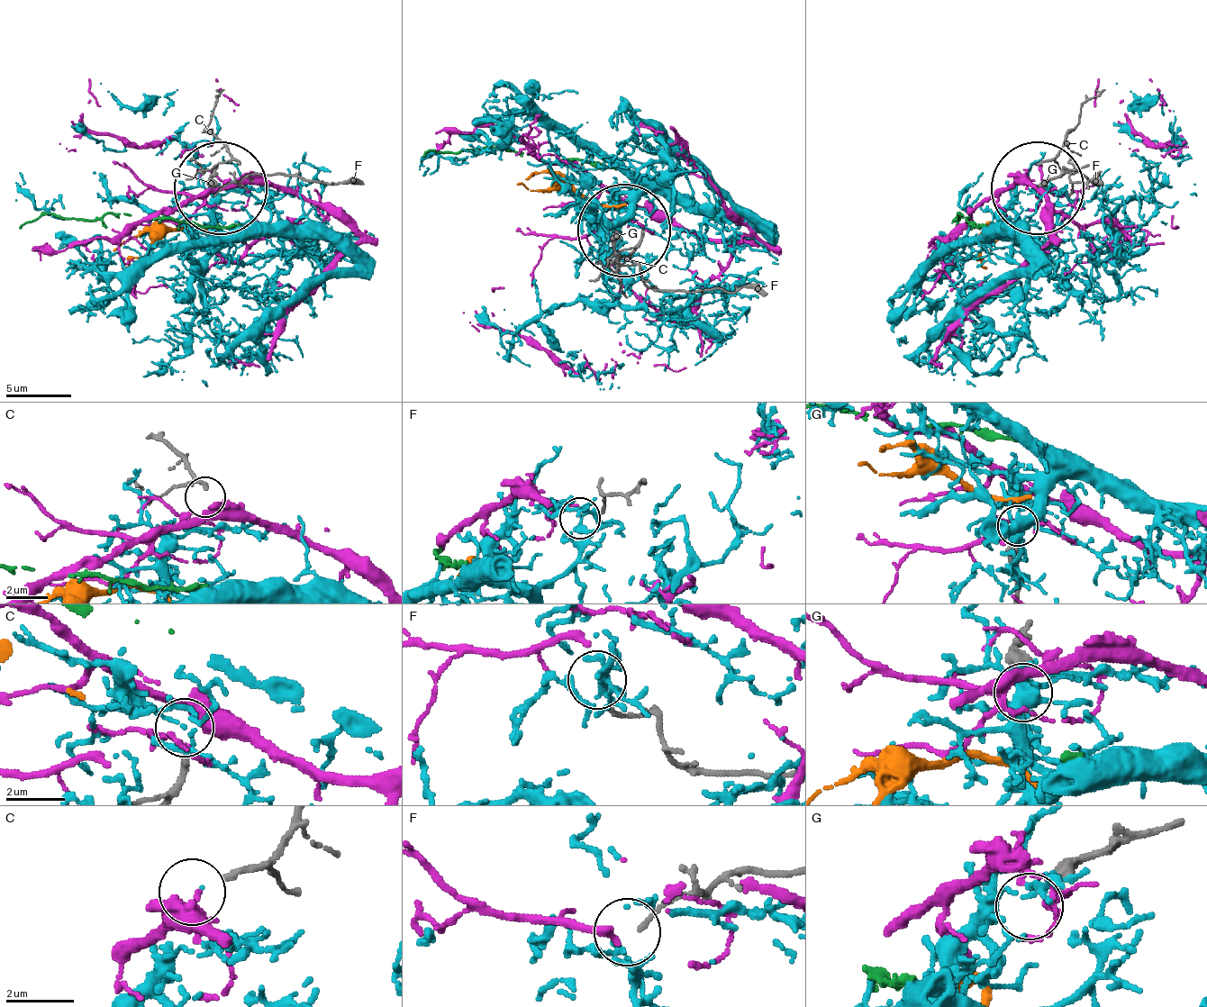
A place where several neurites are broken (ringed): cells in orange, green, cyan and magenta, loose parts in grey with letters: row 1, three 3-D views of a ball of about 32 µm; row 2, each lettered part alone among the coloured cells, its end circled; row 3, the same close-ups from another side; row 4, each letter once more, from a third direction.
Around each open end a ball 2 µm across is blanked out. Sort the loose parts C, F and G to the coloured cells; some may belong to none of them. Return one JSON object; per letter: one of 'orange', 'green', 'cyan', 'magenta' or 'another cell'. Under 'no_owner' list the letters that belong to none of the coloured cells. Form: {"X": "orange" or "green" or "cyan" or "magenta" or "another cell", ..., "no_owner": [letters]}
{"C": "magenta", "F": "another cell", "G": "another cell", "no_owner": ["F", "G"]}

